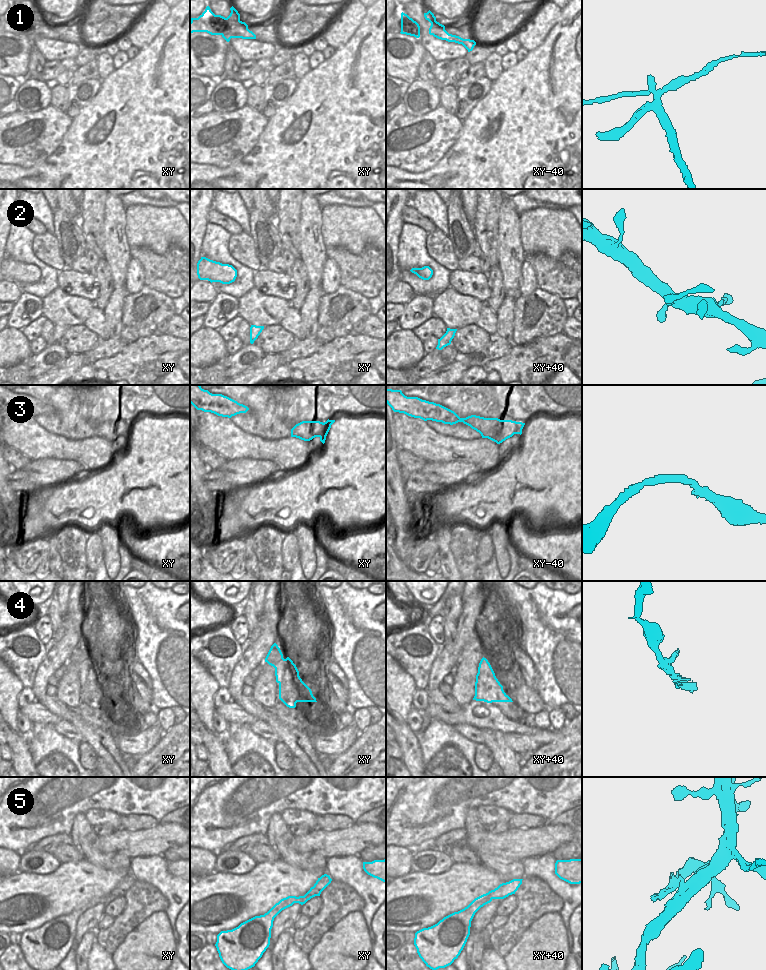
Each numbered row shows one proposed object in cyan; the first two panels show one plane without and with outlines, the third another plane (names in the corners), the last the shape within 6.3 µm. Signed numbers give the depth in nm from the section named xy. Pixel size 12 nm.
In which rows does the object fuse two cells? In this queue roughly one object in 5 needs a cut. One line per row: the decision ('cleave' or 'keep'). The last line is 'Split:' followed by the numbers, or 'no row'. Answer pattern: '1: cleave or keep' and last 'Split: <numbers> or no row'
1: cleave
2: keep
3: keep
4: cleave
5: cleave
Split: 1, 4, 5

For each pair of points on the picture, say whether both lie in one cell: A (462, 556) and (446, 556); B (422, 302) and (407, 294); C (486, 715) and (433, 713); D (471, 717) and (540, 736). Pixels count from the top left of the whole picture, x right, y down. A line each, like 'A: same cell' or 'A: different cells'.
A: different cells
B: different cells
C: same cell
D: same cell

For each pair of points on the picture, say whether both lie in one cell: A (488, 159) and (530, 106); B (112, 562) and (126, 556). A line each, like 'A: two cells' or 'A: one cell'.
A: one cell
B: two cells

